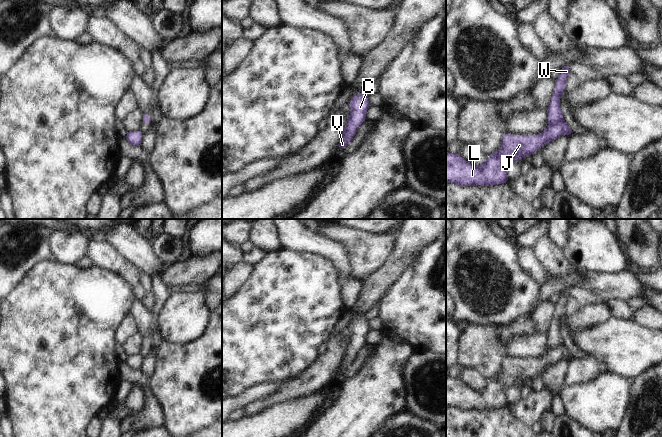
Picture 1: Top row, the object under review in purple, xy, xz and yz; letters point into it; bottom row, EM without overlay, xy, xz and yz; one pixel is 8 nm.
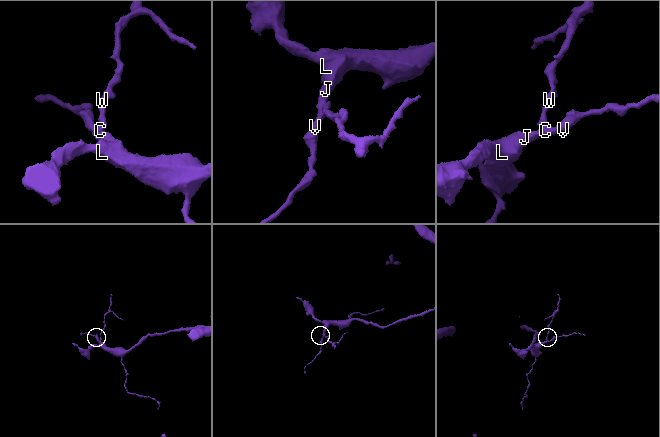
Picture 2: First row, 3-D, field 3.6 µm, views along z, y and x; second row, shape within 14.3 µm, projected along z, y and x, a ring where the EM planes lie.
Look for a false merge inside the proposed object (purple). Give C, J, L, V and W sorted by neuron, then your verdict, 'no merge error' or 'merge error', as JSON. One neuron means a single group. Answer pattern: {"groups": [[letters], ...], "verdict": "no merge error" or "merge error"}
{"groups": [["C", "J", "L", "V"], ["W"]], "verdict": "merge error"}

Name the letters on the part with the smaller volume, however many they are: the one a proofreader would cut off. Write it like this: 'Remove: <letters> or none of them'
Remove: W

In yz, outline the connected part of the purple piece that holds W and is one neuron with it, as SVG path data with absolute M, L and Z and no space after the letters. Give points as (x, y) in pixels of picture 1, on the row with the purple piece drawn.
M570 64L564 65L559 70L559 77L556 79L556 86L554 88L553 96L550 100L550 106L547 110L548 127L556 126L564 121L562 111L560 109L560 96L566 91L566 81L570 74Z

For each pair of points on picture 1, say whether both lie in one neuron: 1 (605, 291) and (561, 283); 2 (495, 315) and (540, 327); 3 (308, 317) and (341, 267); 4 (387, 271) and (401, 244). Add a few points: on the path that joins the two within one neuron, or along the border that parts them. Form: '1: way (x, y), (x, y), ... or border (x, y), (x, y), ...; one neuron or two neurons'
1: way (594, 282), (572, 282); one neuron
2: border (539, 304), (532, 315); two neurons
3: border (321, 256), (332, 264), (339, 277); two neurons
4: border (415, 251), (404, 254), (397, 259), (389, 260); two neurons

